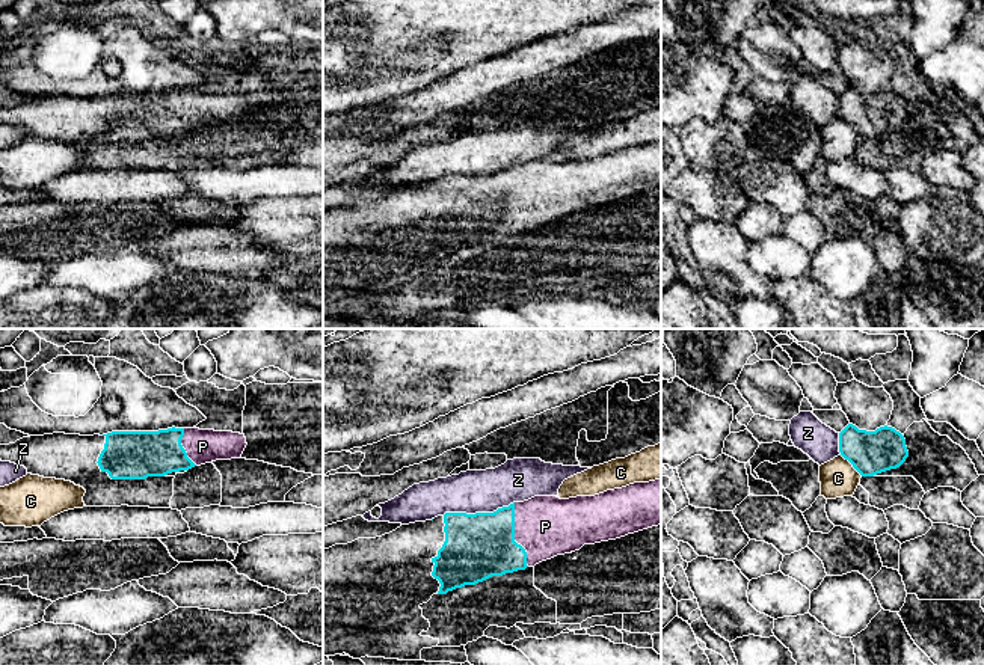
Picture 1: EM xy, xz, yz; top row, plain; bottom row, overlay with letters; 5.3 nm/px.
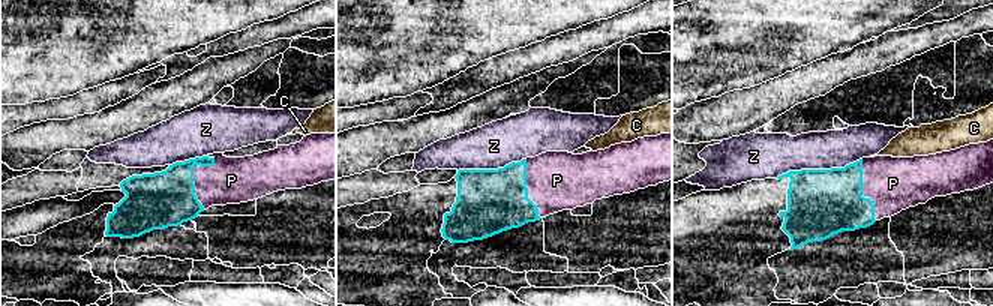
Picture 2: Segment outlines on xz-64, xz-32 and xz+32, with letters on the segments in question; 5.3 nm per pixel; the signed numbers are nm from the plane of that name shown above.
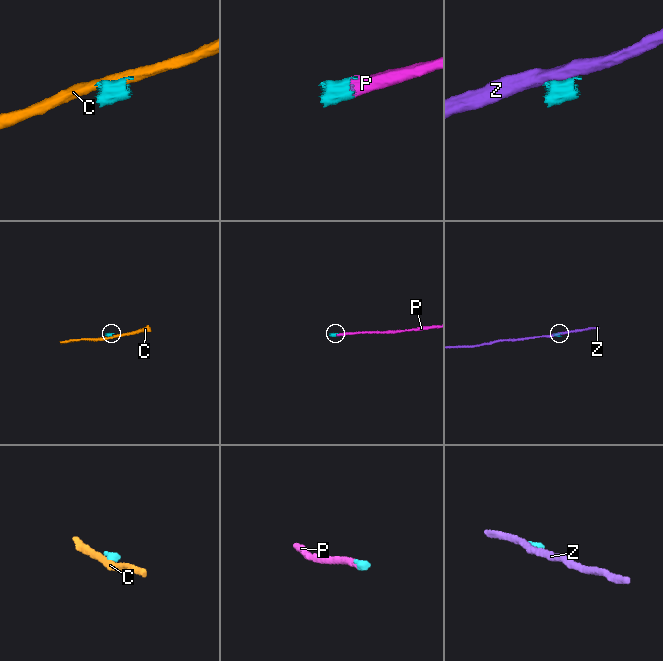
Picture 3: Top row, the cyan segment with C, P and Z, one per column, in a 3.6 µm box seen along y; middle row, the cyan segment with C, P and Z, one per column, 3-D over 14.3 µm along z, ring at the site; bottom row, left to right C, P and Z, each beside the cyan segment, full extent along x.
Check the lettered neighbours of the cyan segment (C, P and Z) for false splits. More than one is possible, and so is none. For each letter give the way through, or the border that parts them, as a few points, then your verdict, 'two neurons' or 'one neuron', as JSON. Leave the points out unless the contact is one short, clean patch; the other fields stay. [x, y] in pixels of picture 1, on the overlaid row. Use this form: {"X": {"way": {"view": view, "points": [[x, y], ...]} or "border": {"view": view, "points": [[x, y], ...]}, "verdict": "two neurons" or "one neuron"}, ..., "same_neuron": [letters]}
{"C": {"verdict": "two neurons"}, "P": {"way": {"view": "xz", "points": [[477, 546], [504, 542], [513, 534], [524, 534], [545, 527]]}, "verdict": "one neuron"}, "Z": {"verdict": "two neurons"}, "same_neuron": ["P"]}

